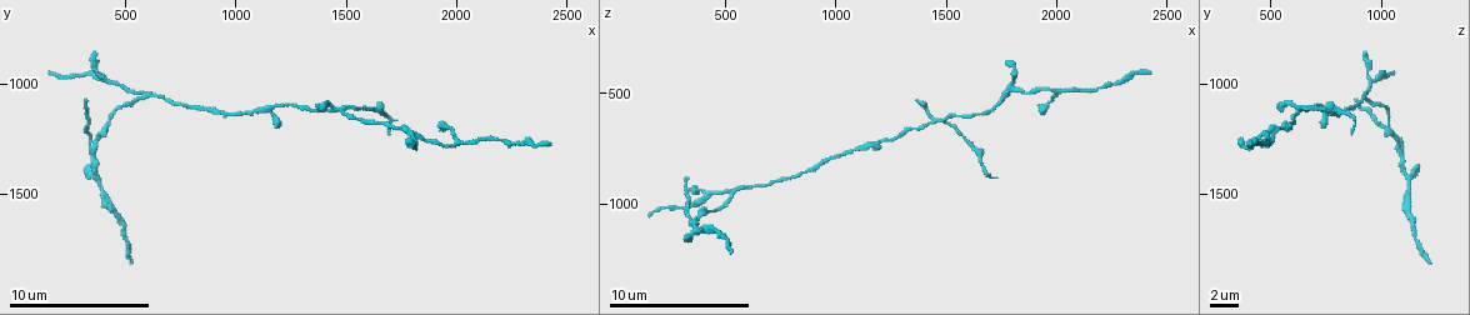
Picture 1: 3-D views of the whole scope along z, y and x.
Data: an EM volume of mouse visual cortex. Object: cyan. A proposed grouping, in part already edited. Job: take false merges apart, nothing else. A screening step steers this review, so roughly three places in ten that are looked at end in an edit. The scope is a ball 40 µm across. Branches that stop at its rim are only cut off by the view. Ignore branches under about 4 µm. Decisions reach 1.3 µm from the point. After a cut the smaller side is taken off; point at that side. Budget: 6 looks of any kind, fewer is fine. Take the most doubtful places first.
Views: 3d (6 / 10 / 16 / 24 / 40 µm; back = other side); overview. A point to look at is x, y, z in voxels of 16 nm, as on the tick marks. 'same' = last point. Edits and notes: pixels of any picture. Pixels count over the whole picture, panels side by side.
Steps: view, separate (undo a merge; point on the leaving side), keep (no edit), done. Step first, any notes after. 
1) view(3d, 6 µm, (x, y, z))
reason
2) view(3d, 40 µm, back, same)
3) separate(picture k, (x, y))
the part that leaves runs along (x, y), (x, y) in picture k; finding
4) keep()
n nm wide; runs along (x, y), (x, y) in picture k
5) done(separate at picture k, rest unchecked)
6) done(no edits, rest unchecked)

view(3d, 10 µm, (550, 1070, 930))

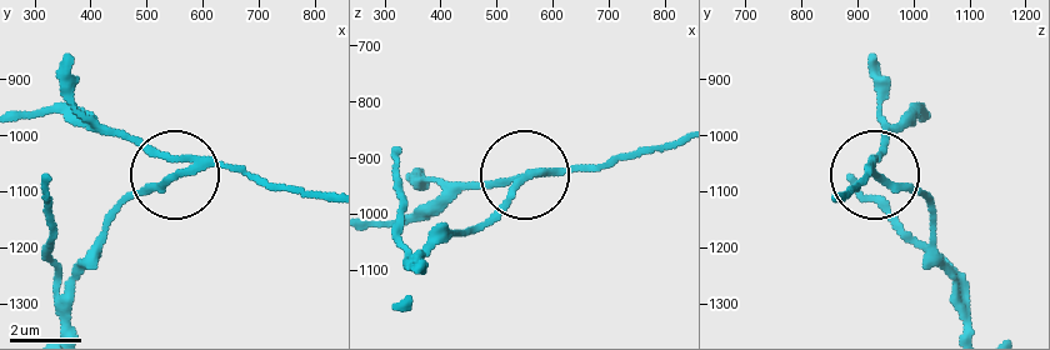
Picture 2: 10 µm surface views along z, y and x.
separate(picture 2, (159, 184))
200 nm wide; a second neuron is stuck on

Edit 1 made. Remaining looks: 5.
view(3d, 6 µm, (1500, 1110, 630))
arms part here

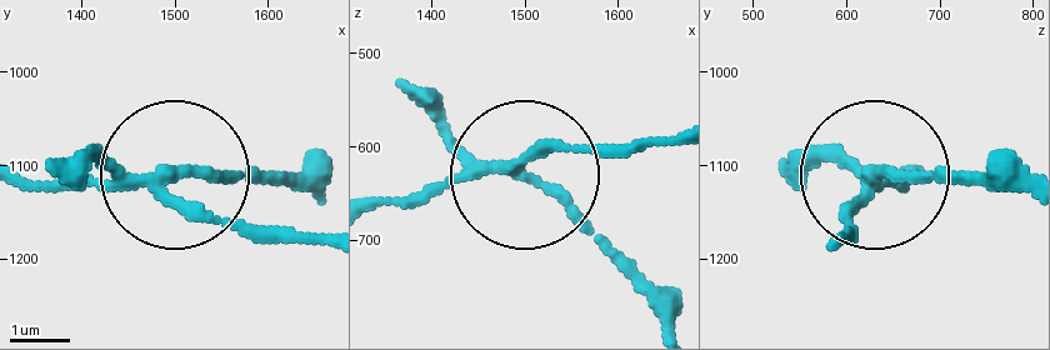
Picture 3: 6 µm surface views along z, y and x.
view(3d, 6 µm, back, (1495, 1115, 625))

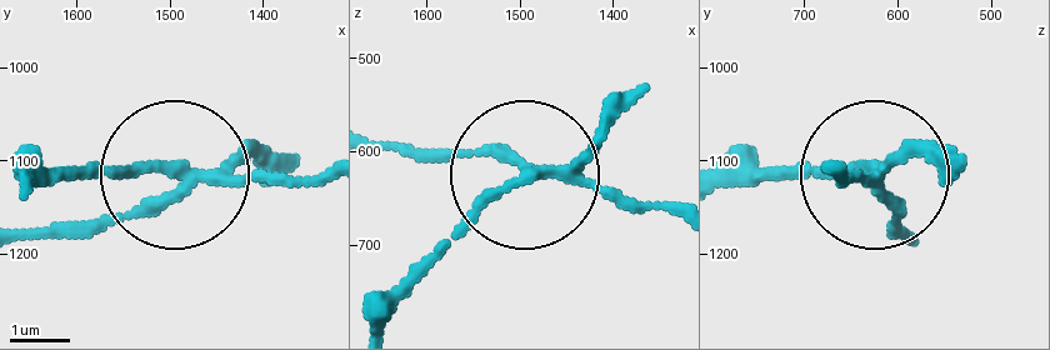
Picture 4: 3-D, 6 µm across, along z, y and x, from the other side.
separate(picture 4, (611, 109))
190 nm wide; the part that leaves runs along (885, 166), (720, 176) in picture 4; two neurons meet here

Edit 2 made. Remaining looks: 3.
view(3d, 10 µm, (1970, 1280, 490))
side arm on a straight run

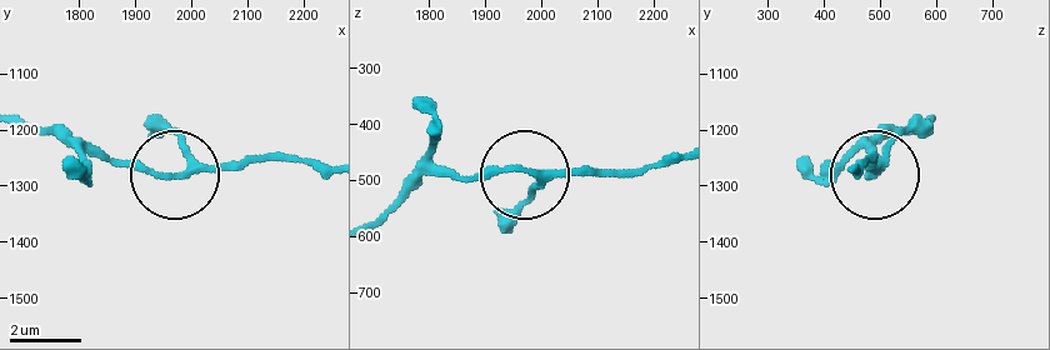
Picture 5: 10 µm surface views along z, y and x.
keep()
3 arms; continuous, no second neuron

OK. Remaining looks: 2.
done(separate at picture 2, separate at picture 4, rest unchecked)

